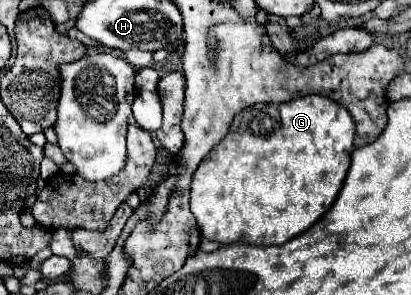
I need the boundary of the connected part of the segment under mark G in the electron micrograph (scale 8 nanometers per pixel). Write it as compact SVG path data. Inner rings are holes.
M319 94L303 96L303 98L297 98L297 100L279 104L279 106L277 104L255 104L255 106L249 106L247 110L239 112L235 116L233 126L231 126L229 134L225 136L225 140L221 140L221 144L211 150L209 158L199 164L199 168L195 170L193 180L191 180L191 212L197 218L203 238L215 240L219 244L247 242L247 244L259 244L259 246L273 246L273 244L283 244L283 242L299 236L307 228L311 228L331 208L331 204L335 202L335 198L343 186L343 180L345 180L345 174L347 174L349 162L351 162L353 136L355 136L355 124L353 124L351 114L347 112L347 108L343 108L341 104L337 104L329 98L323 98Z

